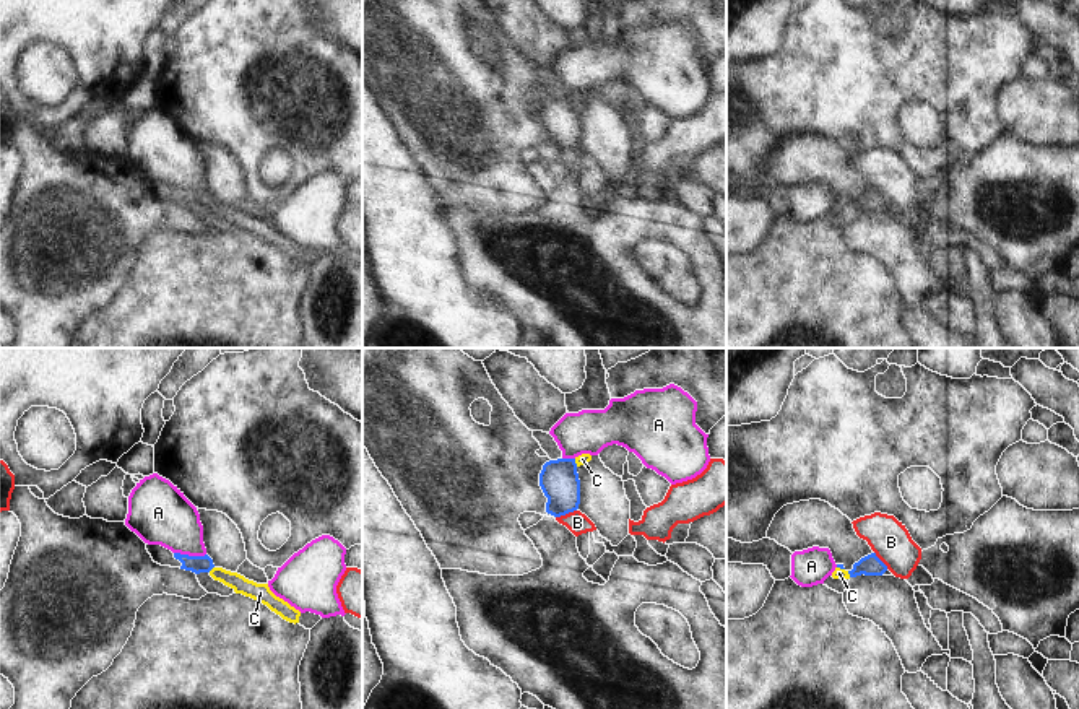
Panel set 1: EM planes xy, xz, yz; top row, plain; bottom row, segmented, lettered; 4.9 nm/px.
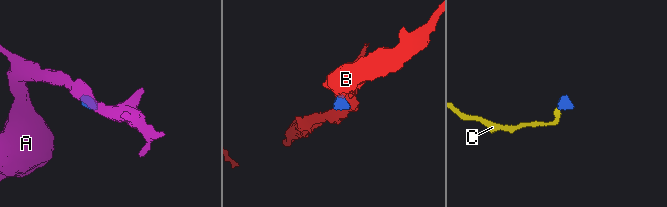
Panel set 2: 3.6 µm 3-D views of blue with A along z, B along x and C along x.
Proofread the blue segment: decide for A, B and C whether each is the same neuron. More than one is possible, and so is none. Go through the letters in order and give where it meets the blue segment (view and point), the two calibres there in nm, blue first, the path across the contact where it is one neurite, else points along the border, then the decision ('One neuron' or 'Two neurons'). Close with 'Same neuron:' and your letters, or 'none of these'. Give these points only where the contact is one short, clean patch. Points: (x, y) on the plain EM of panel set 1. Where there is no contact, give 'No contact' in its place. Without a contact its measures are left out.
A: Touches blue at xy (190, 192). Thickness 90 nm (blue) against 280 nm. Boundary: xy (174, 187), (205, 191). Two neurons
B: Touches blue at xz (566, 148). Thickness 190 nm (blue) against 110 nm. Boundary: xz (576, 145), (556, 153). Two neurons
C: Touches blue at yz (849, 208). Thickness 100 nm (blue) against 50 nm. Path across: yz (871, 200), (849, 208), (839, 208). One neuron
Same neuron: C.

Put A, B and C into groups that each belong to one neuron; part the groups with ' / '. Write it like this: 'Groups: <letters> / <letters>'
Groups: A / B / C.

